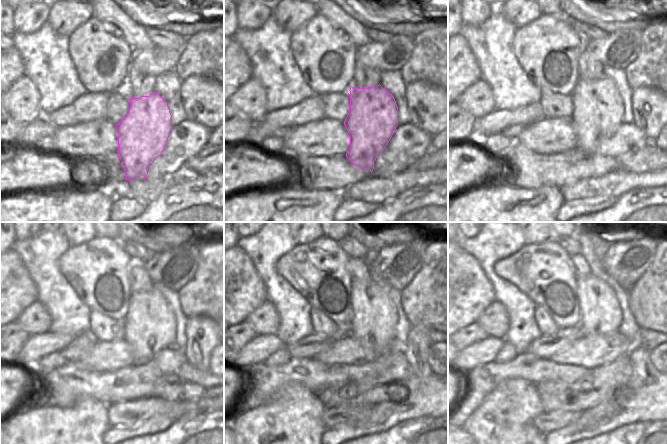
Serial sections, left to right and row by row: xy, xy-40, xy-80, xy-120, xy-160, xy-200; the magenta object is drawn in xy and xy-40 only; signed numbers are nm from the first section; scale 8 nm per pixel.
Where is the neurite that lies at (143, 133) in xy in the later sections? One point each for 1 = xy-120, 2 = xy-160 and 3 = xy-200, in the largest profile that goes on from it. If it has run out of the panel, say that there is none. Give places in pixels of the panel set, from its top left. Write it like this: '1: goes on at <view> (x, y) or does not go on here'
1: goes on at xy-120 (149, 326)
2: goes on at xy-160 (374, 316)
3: goes on at xy-200 (600, 313)

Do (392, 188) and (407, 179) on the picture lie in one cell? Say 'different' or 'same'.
same

